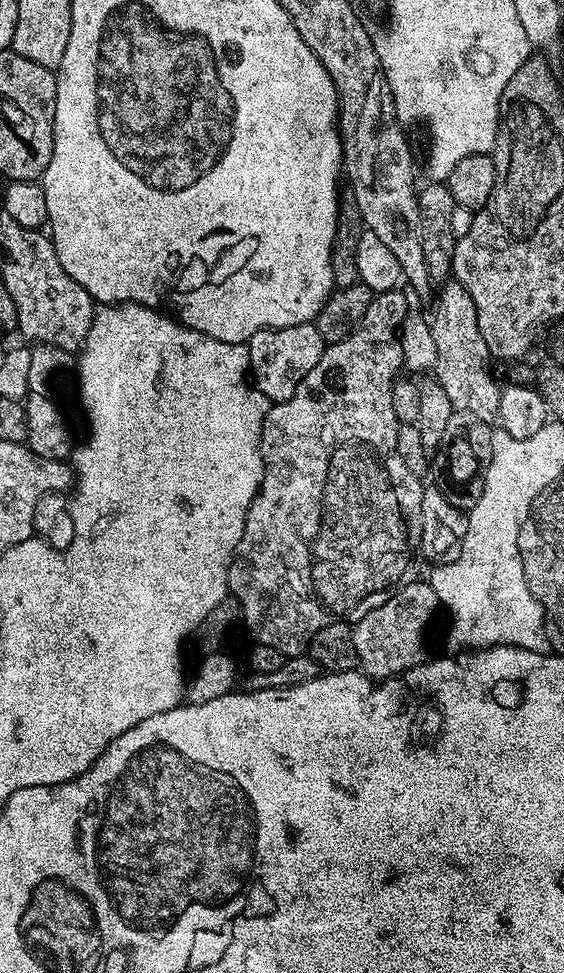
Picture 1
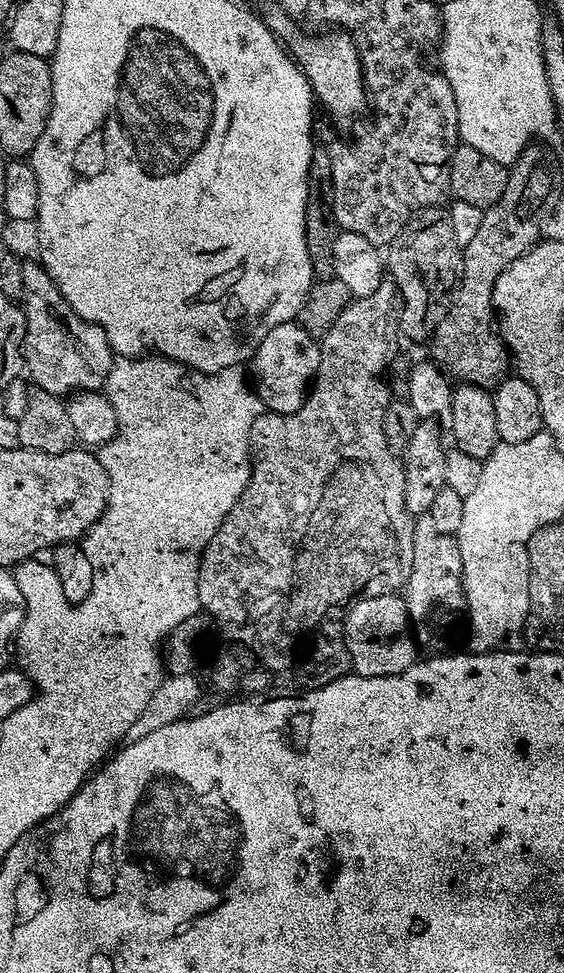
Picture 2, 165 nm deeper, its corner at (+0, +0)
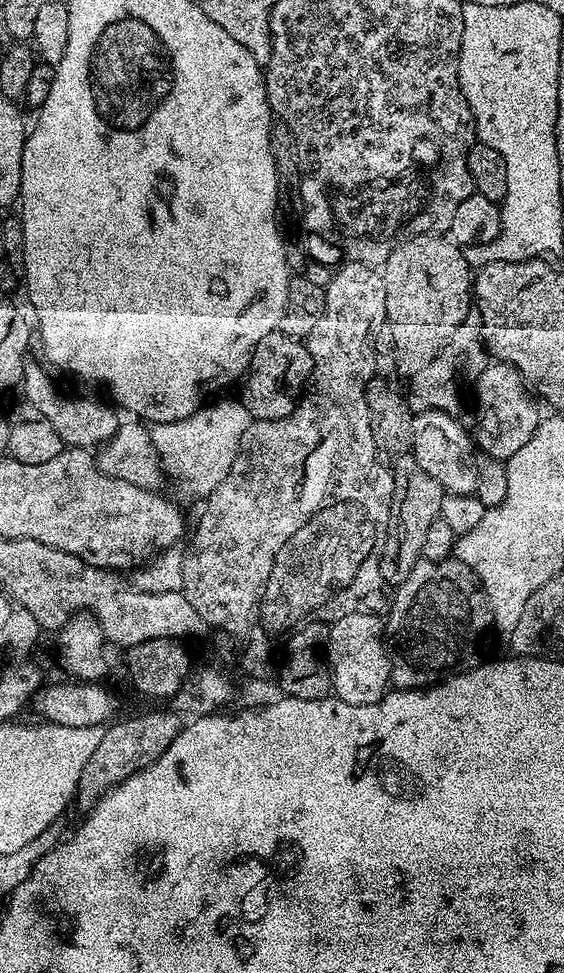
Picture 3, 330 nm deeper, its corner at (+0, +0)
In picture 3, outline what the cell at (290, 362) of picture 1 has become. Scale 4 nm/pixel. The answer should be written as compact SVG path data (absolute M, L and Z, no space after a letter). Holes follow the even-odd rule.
M279 330L266 334L252 355L248 371L242 377L244 389L238 393L252 420L282 420L301 403L312 372L312 360L303 339L288 337Z

